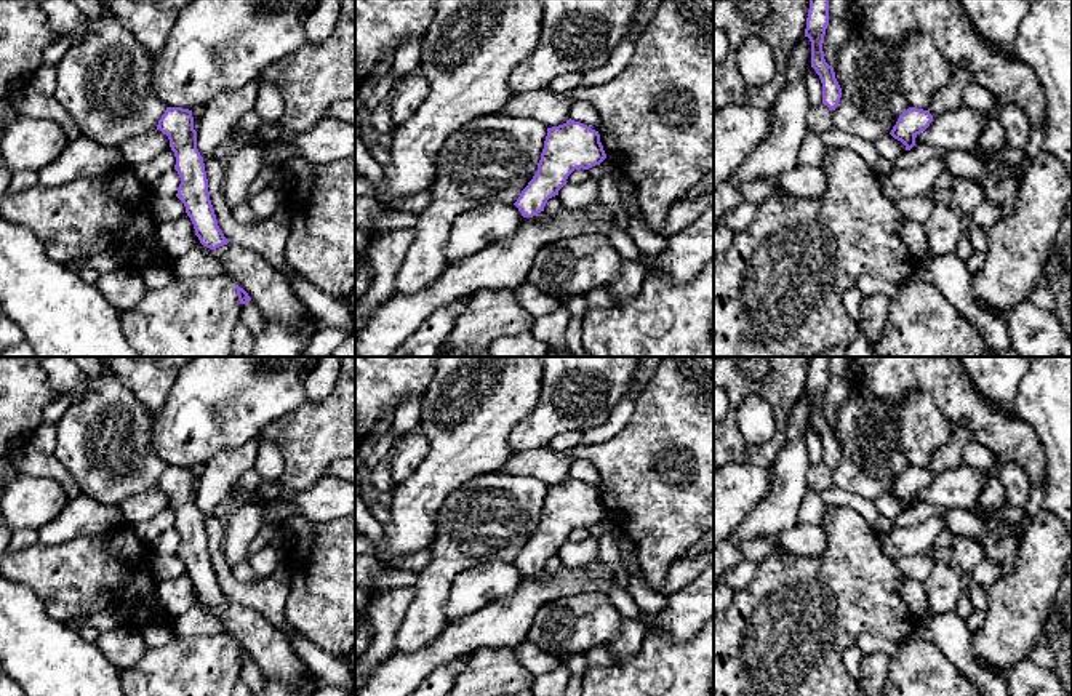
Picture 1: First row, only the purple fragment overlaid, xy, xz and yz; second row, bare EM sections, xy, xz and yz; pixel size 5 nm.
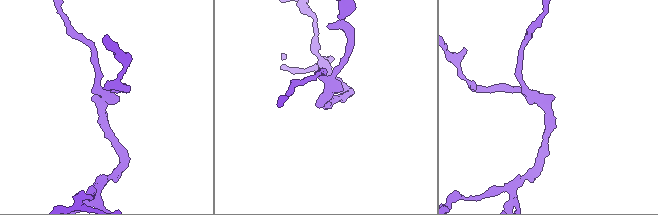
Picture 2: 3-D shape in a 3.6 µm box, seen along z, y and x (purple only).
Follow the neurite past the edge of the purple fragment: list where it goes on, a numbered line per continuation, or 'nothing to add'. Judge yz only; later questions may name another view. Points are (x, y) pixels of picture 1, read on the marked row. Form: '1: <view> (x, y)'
1: yz (951, 98)

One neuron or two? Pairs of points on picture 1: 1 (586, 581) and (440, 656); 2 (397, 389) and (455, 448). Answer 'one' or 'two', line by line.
1: one
2: two

